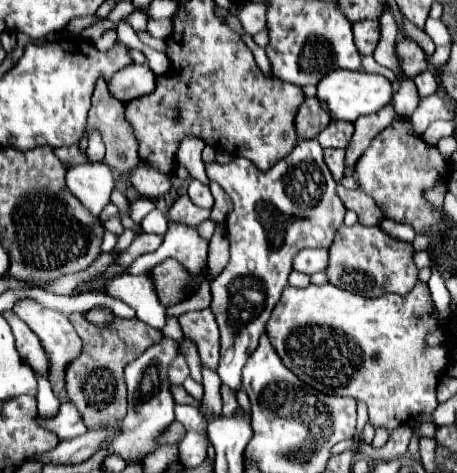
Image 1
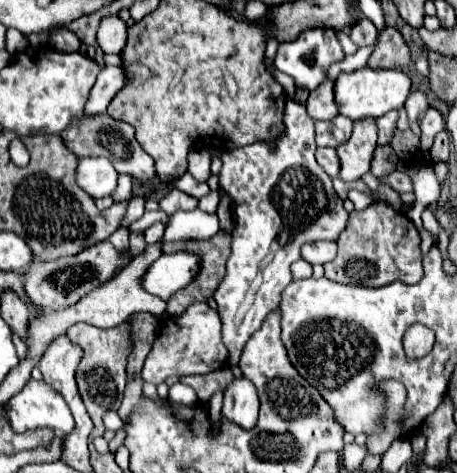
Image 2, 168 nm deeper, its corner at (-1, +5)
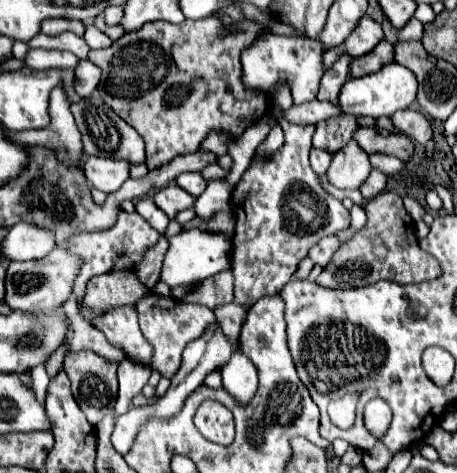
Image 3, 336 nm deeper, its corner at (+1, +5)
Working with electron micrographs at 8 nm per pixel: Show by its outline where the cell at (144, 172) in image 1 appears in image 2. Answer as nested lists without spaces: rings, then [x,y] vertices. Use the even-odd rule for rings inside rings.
[[[108,114],[100,116],[84,116],[78,122],[72,122],[64,132],[62,132],[64,144],[80,158],[86,156],[104,156],[112,162],[118,174],[132,174],[138,182],[148,184],[156,178],[154,170],[154,160],[142,150],[142,146],[134,138],[134,128],[126,122],[114,120]]]

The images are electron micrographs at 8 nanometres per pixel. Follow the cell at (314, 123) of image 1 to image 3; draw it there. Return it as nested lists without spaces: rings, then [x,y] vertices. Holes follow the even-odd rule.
[[[340,58],[330,70],[324,72],[316,100],[328,100],[328,102],[336,104],[340,86],[348,80],[348,74],[350,74],[350,58]]]

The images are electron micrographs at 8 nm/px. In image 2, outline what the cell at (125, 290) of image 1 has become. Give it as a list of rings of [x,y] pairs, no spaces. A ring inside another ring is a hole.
[[[194,252],[162,254],[142,276],[146,292],[168,300],[176,290],[188,286],[200,274],[200,258]]]

